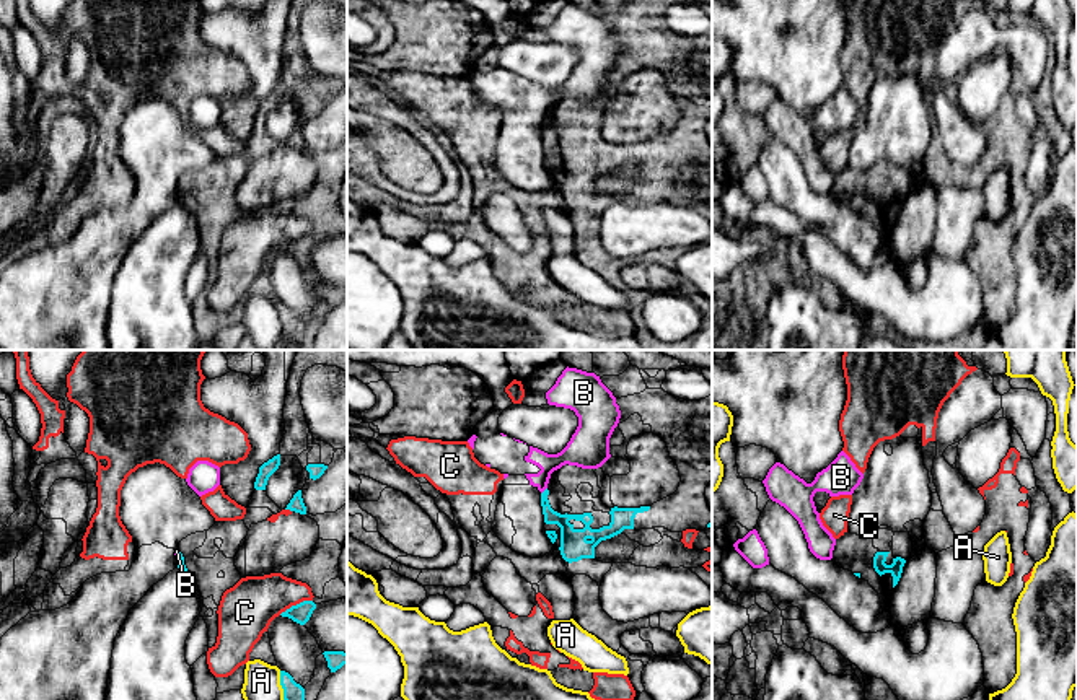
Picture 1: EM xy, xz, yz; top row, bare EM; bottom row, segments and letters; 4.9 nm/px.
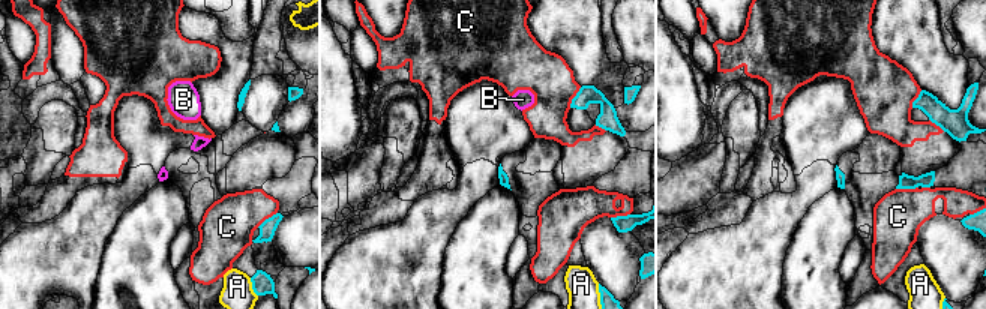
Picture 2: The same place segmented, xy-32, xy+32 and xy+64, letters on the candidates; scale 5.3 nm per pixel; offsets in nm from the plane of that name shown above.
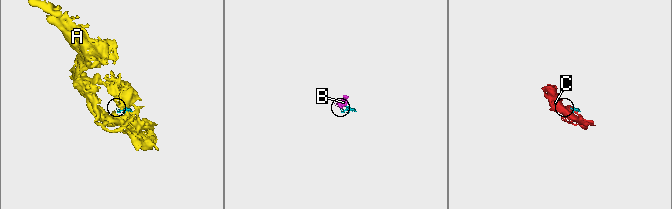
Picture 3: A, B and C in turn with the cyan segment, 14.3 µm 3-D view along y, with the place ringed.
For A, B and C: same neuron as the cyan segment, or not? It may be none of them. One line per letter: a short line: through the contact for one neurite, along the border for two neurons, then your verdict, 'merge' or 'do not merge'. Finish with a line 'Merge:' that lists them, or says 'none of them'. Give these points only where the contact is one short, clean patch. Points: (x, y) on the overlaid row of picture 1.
A: line xy (279, 671), (284, 699); do not merge
B: line xz (546, 487), (541, 494); do not merge
C: do not merge
Merge: none of them

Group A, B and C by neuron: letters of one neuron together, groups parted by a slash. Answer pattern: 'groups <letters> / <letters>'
groups A / B / C

